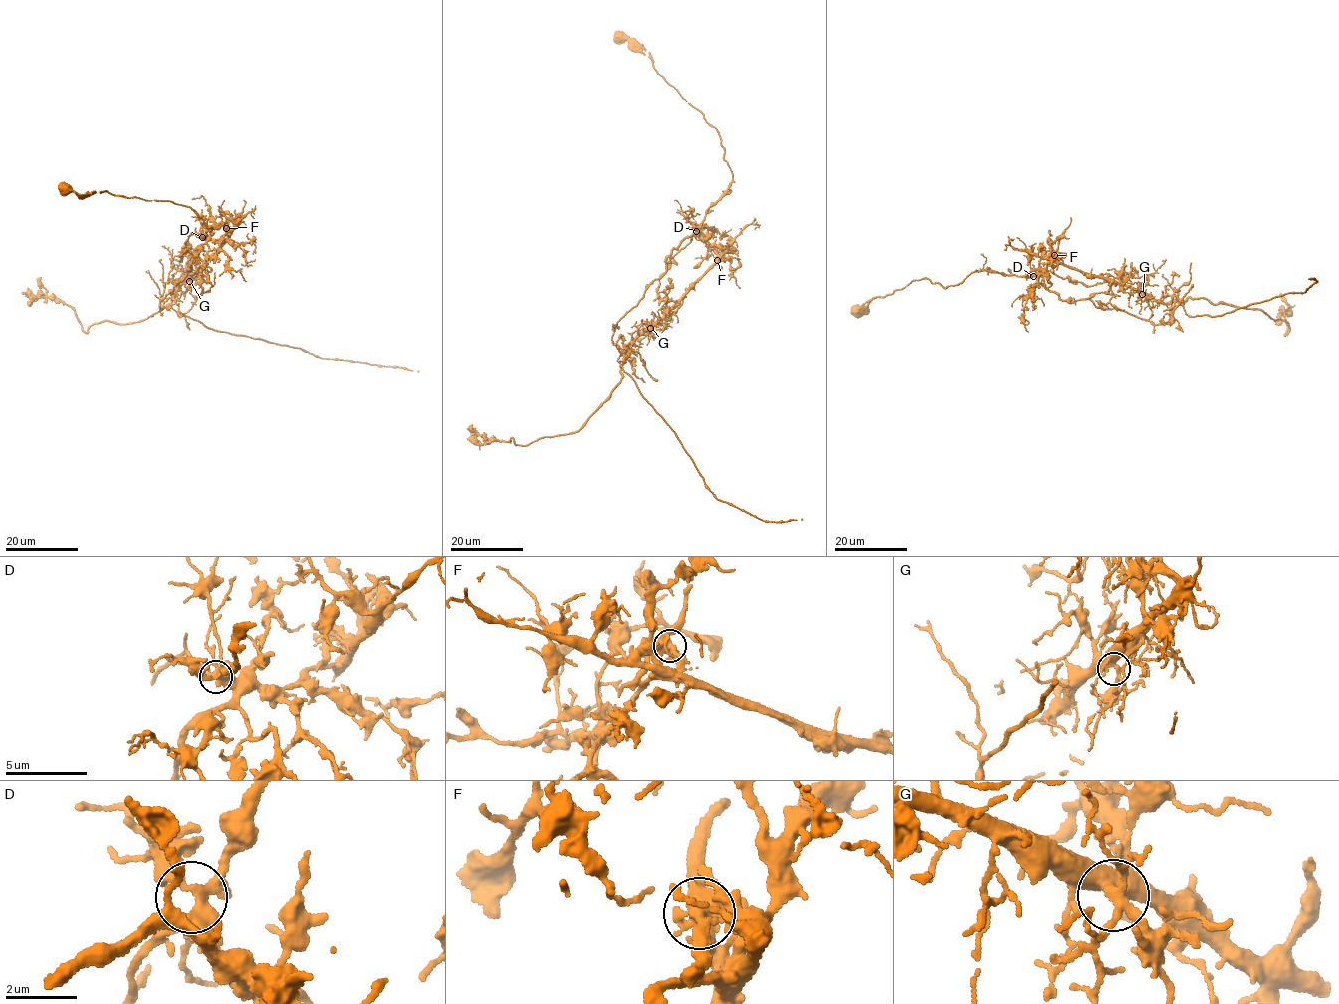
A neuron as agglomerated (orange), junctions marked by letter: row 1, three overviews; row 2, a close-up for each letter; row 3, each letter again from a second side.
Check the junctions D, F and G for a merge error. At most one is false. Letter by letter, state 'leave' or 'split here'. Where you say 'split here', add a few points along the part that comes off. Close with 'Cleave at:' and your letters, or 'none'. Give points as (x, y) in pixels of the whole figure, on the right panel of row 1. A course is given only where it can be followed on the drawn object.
D: leave
F: split here; foreign part runs (1054, 254), (1059, 262), (1162, 302), (1178, 301), (1193, 316), (1220, 316), (1304, 293), (1316, 282), (1309, 278)
G: leave
Cleave at: F

